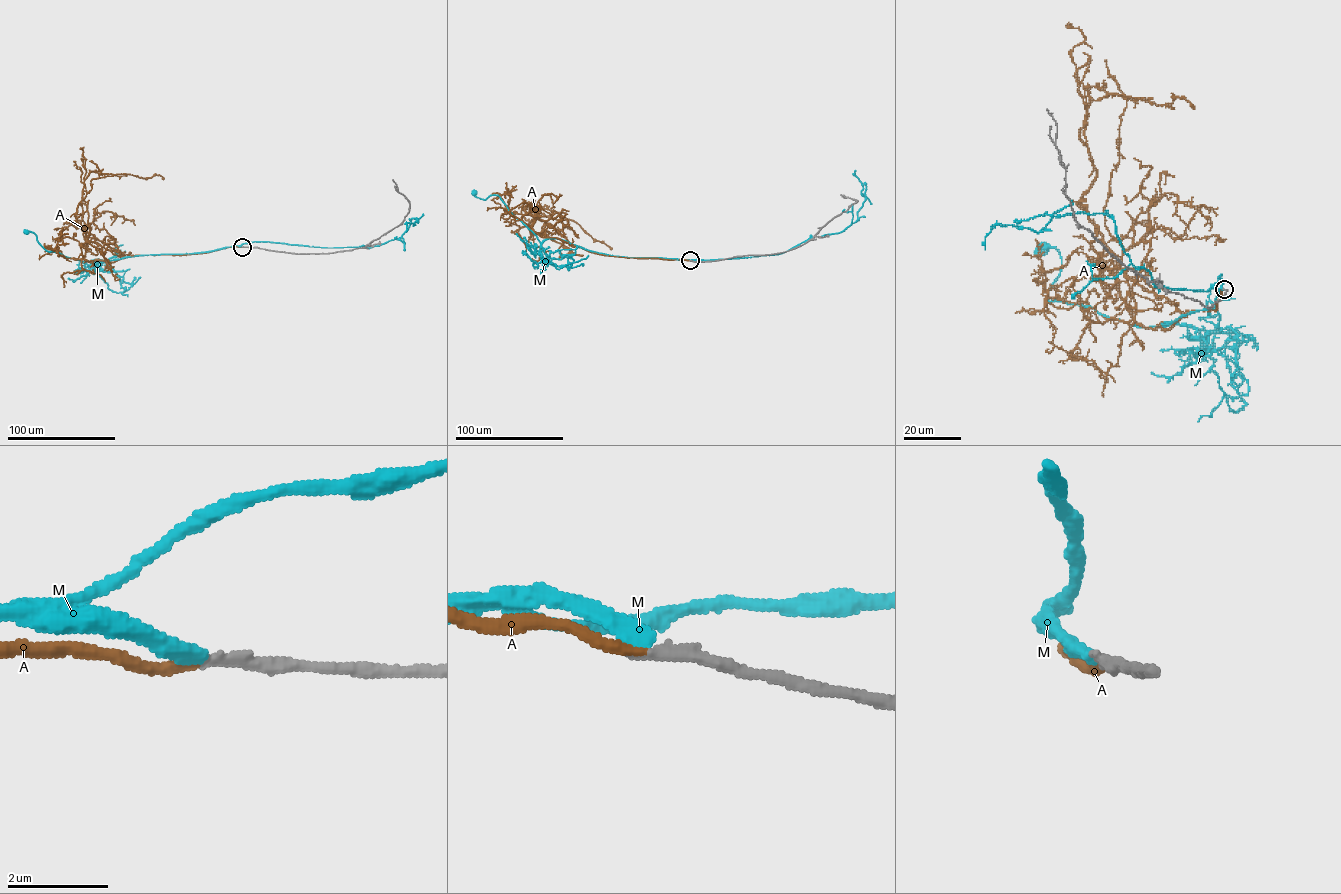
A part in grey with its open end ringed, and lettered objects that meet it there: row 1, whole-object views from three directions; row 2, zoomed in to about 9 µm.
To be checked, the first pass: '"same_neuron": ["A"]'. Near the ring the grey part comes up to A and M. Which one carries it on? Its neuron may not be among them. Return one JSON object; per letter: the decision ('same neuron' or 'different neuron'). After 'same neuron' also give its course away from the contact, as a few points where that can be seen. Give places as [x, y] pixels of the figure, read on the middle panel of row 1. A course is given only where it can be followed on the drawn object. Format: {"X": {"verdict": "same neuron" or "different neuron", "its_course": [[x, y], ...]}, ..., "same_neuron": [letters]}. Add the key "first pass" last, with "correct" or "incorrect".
{"A": {"verdict": "same neuron", "its_course": [[690, 260], [604, 255], [572, 246], [549, 224], [523, 208], [526, 213], [539, 207], [554, 211], [611, 249]]}, "M": {"verdict": "different neuron"}, "same_neuron": ["A"], "first pass": "correct"}

